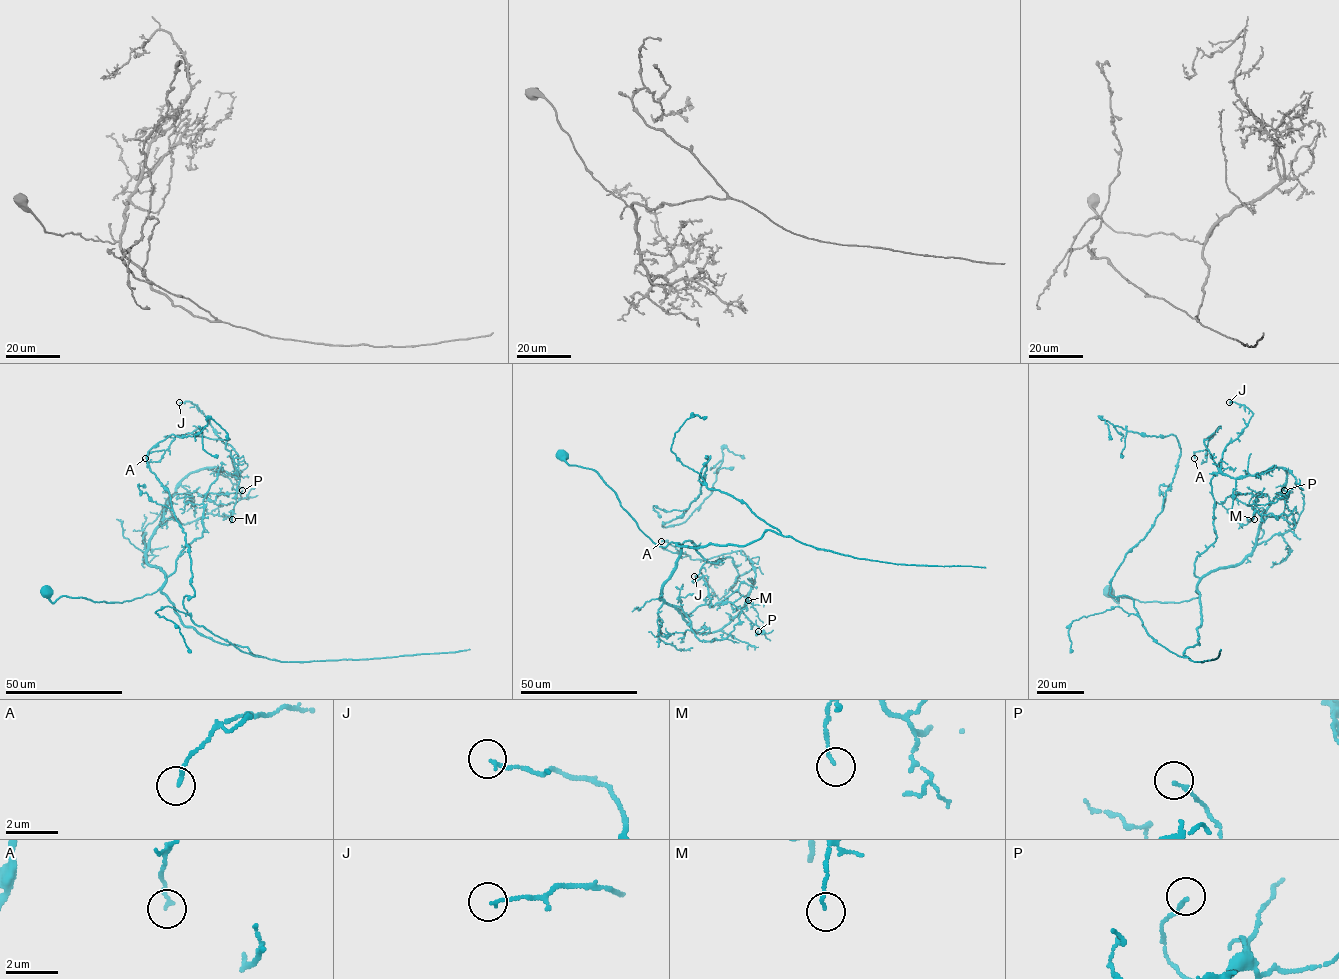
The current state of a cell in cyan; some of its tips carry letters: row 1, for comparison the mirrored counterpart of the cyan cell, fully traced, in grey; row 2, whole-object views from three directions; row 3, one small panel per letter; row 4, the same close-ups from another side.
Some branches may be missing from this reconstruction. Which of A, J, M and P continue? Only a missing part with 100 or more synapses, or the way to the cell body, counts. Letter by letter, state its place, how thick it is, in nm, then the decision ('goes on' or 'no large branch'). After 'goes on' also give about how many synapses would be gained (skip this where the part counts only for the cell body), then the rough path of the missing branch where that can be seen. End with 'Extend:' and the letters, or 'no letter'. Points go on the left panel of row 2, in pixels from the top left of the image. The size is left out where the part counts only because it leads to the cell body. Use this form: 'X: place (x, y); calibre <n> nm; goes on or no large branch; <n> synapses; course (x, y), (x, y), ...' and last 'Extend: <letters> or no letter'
A: place (145, 458); calibre 140 nm; no large branch
J: place (179, 402); calibre 120 nm; no large branch
M: place (232, 519); calibre 110 nm; no large branch
P: place (242, 490); calibre 140 nm; no large branch
Extend: no letter

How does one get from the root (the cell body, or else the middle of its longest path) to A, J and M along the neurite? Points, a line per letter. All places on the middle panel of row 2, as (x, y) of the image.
A: (561, 454), (654, 543), (680, 546), (661, 597), (696, 632), (723, 628), (754, 583), (749, 560), (661, 541)
J: (561, 454), (654, 543), (680, 546), (661, 597), (695, 632), (726, 625), (755, 573), (719, 599), (694, 576)
M: (561, 454), (594, 469), (654, 543), (680, 546), (661, 597), (682, 609), (700, 640), (725, 639), (748, 600)

